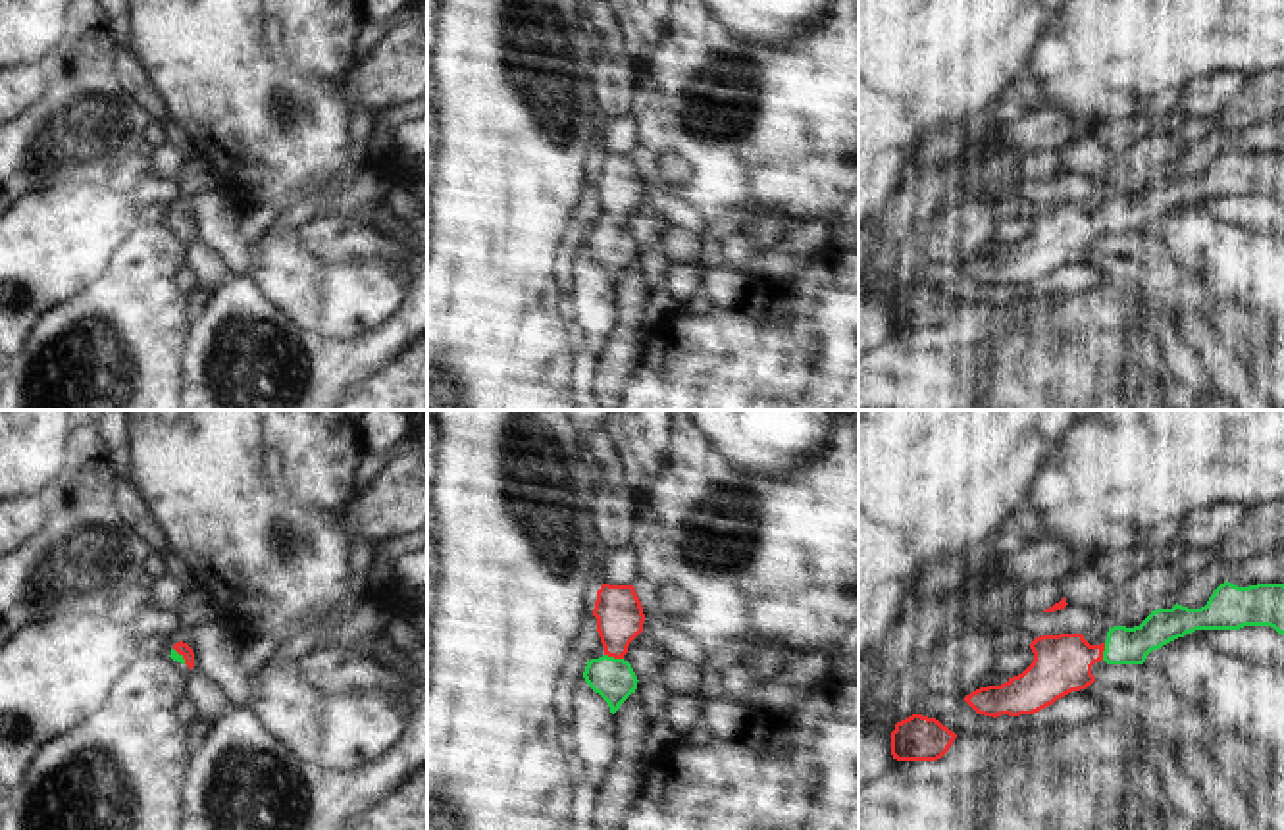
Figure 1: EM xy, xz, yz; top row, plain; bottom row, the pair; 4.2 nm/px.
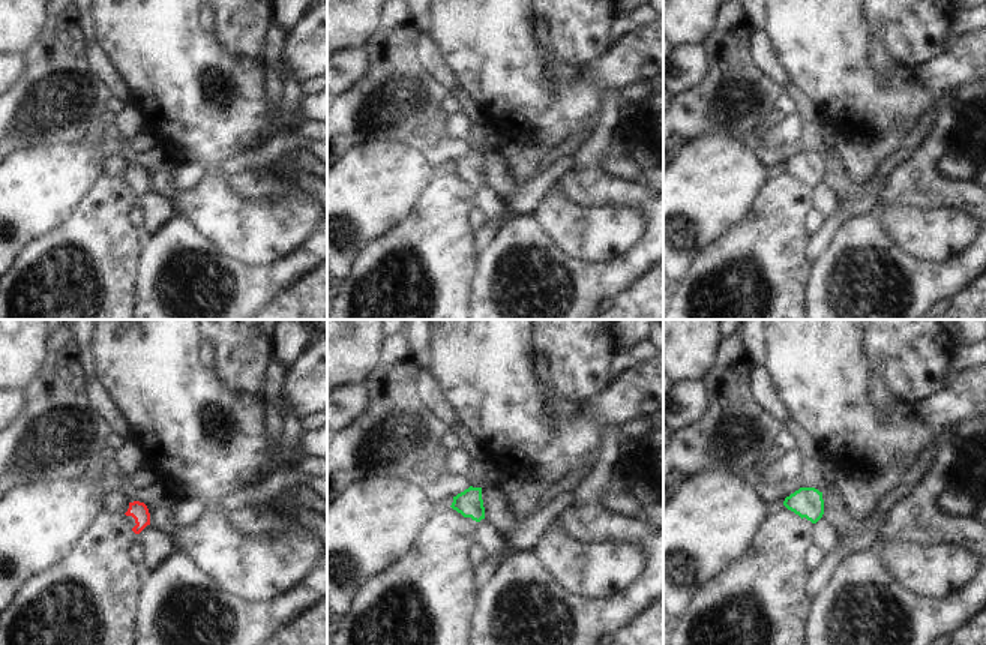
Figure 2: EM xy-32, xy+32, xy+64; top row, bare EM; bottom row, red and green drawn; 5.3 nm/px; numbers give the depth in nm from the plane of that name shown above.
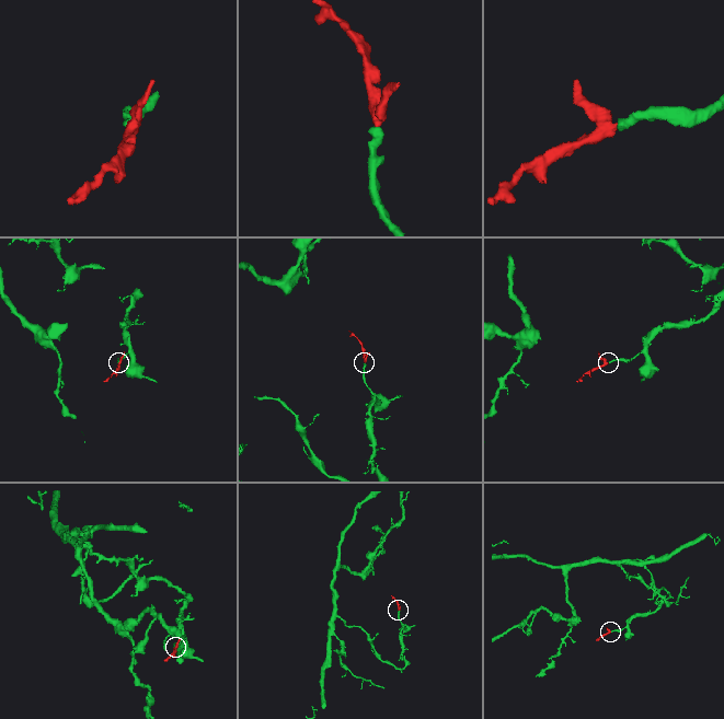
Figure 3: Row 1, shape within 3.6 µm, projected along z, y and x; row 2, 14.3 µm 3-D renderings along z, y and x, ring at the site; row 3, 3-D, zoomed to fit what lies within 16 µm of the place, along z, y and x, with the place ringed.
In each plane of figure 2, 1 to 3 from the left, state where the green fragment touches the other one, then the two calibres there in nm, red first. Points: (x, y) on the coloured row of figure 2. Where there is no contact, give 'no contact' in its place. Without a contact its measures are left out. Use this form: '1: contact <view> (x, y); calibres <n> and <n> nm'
1: no contact
2: no contact
3: no contact

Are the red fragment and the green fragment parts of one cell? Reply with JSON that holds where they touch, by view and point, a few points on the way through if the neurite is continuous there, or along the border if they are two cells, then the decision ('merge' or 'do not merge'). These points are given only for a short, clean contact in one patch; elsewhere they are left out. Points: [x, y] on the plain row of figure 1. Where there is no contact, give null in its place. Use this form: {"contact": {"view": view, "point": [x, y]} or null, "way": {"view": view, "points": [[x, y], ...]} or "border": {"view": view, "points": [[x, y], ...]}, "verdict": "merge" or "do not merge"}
{"contact": {"view": "xz", "point": [615, 226]}, "way": {"view": "xz", "points": [[618, 180], [615, 226], [615, 249]]}, "verdict": "merge"}

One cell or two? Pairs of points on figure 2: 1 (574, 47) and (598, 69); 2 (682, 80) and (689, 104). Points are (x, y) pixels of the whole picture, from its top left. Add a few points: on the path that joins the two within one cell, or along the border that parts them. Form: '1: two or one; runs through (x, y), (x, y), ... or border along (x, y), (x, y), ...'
1: two; border along (601, 54), (587, 65)
2: two; border along (707, 65), (707, 72), (703, 78), (679, 95)

